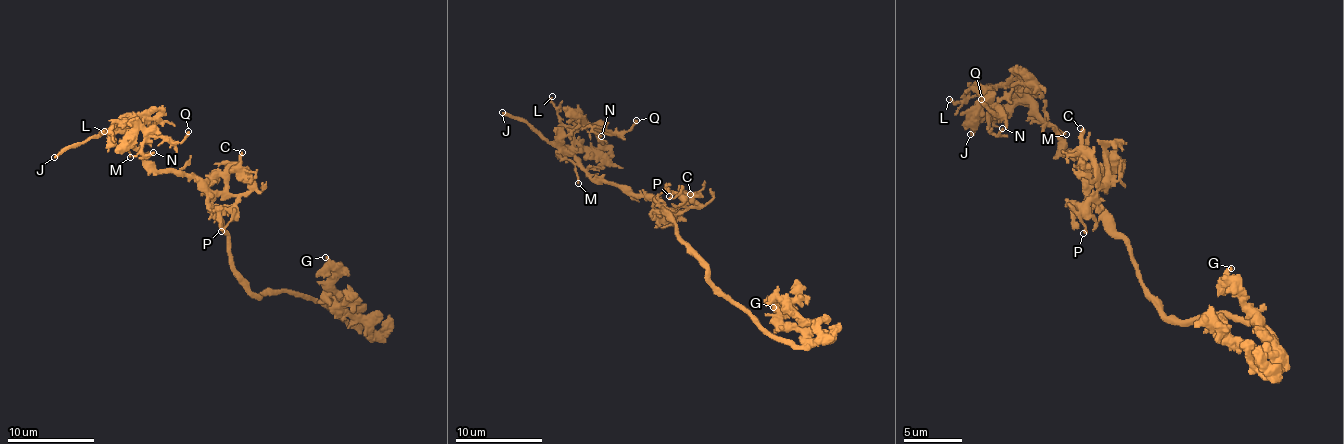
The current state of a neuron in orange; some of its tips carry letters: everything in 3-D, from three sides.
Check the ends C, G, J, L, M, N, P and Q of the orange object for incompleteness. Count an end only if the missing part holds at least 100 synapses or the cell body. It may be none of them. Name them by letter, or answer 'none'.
J

